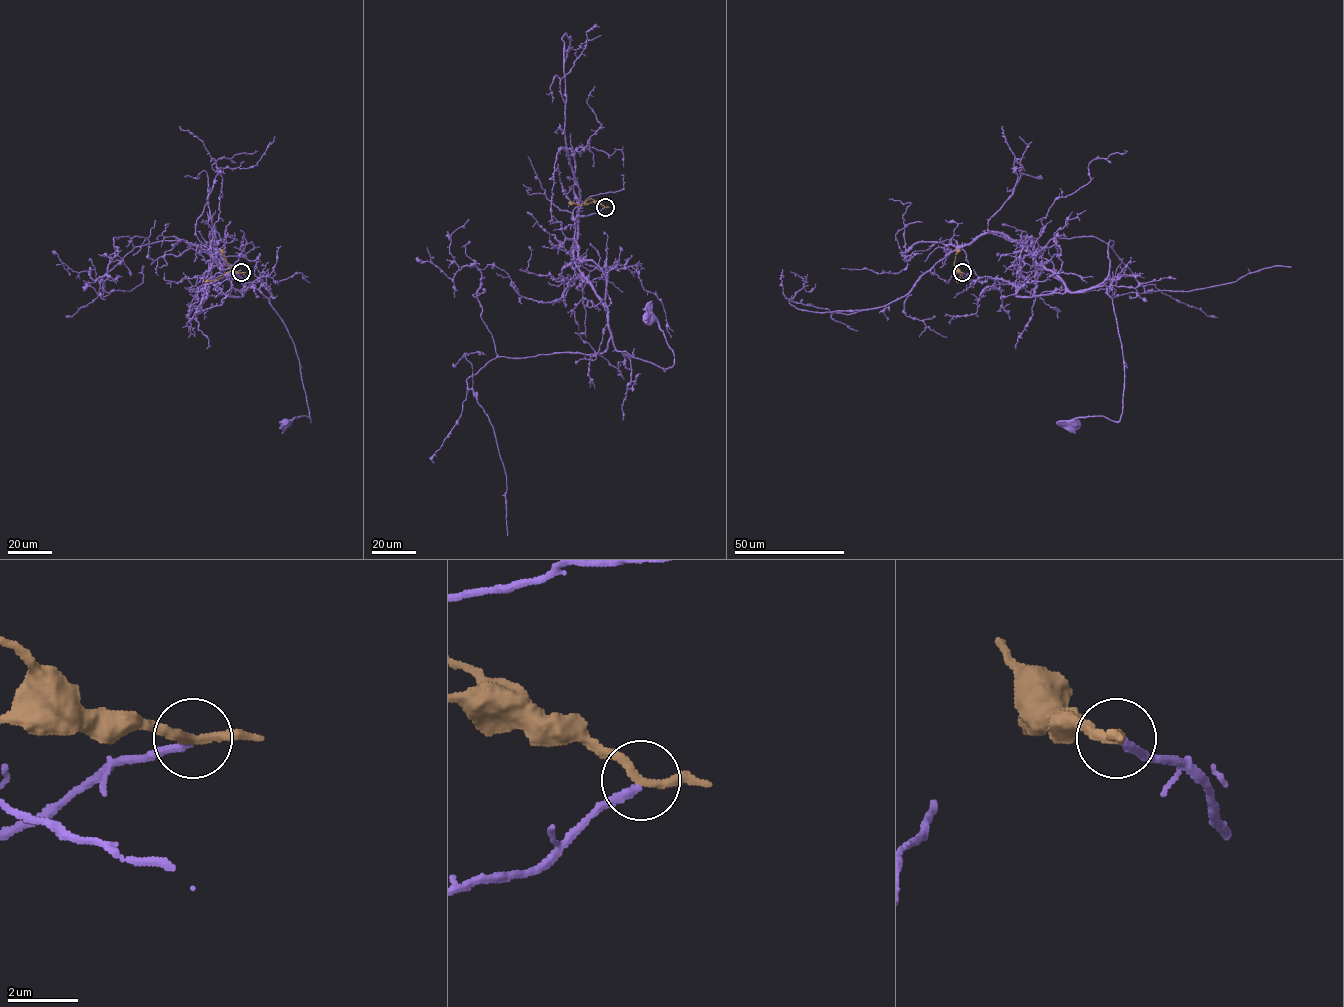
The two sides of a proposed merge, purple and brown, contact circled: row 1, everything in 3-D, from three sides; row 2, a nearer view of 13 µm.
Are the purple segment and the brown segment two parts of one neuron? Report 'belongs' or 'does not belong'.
does not belong

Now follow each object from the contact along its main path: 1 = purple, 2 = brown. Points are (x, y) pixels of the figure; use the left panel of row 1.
1: (241, 272), (211, 283), (211, 276), (236, 297), (252, 286), (283, 322), (310, 419), (285, 422)
2: (241, 272), (227, 272), (205, 282)

